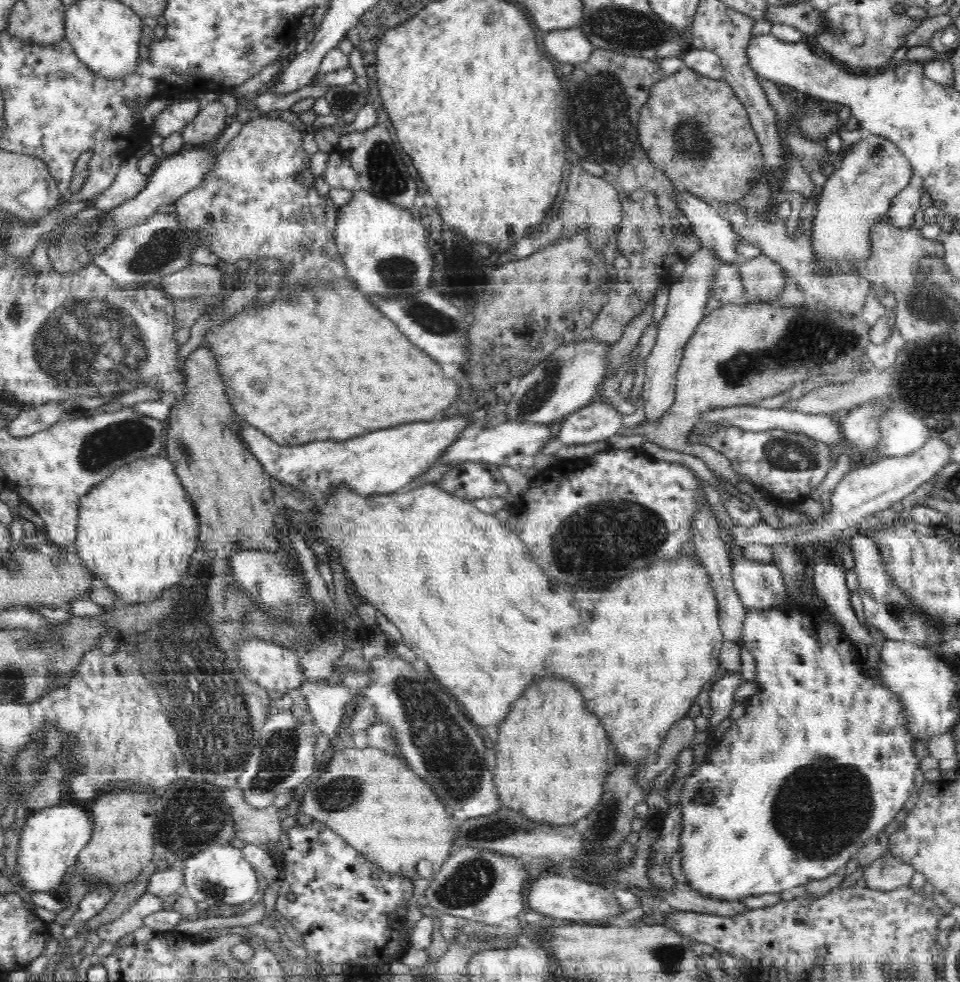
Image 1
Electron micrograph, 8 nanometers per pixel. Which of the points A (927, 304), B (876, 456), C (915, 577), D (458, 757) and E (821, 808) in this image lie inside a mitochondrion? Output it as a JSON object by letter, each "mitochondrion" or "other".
{"A":"mitochondrion","B":"other","C":"other","D":"mitochondrion","E":"mitochondrion"}

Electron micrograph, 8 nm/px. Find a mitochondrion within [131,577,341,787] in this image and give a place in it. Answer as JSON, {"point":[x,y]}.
{"point":[160,736]}

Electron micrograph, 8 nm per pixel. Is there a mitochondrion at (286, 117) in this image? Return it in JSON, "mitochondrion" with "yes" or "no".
{"mitochondrion":"no"}

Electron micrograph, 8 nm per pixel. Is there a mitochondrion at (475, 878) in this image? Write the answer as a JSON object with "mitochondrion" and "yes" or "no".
{"mitochondrion":"yes"}

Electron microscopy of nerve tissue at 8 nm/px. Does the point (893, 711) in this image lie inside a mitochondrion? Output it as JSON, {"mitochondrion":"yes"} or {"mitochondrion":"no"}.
{"mitochondrion":"no"}

